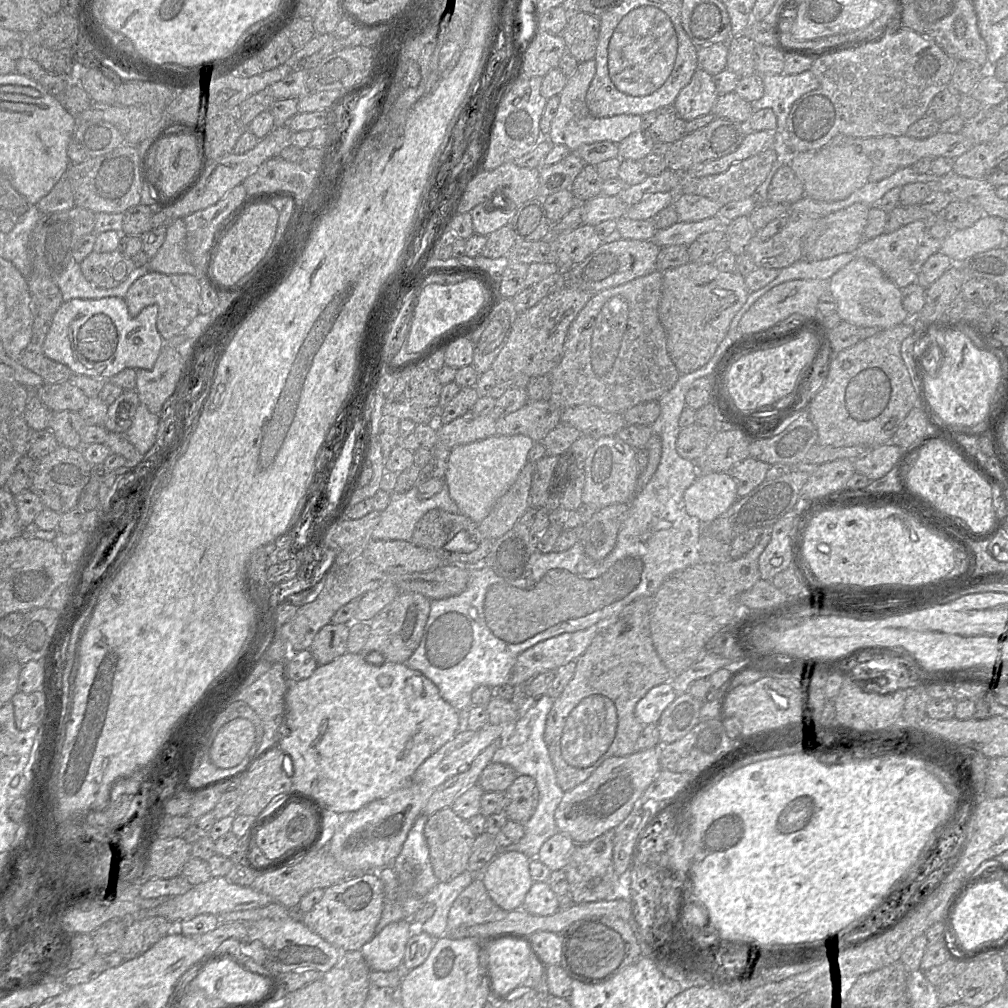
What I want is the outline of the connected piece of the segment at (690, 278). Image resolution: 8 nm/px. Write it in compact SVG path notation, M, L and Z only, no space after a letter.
M688 262L663 272L659 318L666 332L668 353L680 375L710 361L749 293L743 276L736 271L720 271L713 264Z

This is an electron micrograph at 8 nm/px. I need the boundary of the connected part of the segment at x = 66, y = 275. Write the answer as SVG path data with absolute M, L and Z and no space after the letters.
M71 259L66 268L57 279L57 285L61 291L63 301L74 298L99 299L104 297L125 298L130 286L139 277L148 272L148 262L140 267L135 267L127 278L114 288L98 288L92 285L82 274L80 264Z

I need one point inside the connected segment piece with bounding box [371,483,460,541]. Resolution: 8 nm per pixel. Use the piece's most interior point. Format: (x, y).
(397, 521)

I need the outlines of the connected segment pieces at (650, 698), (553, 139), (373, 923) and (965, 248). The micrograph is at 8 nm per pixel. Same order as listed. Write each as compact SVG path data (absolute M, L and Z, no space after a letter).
M671 682L660 684L636 704L635 716L644 725L657 724L664 710L676 699Z
M594 59L579 63L575 73L568 77L567 83L559 96L559 105L552 120L548 140L552 144L563 144L575 152L580 146L601 141L619 144L623 139L642 130L642 116L621 114L612 117L596 118L588 110L586 94L596 74Z
M378 872L350 876L324 890L324 895L300 920L322 939L343 952L360 950L374 935L384 905L384 885Z
M983 215L972 226L962 230L953 230L942 241L940 252L947 255L953 263L959 263L977 253L1002 247L1005 242L1003 220Z

